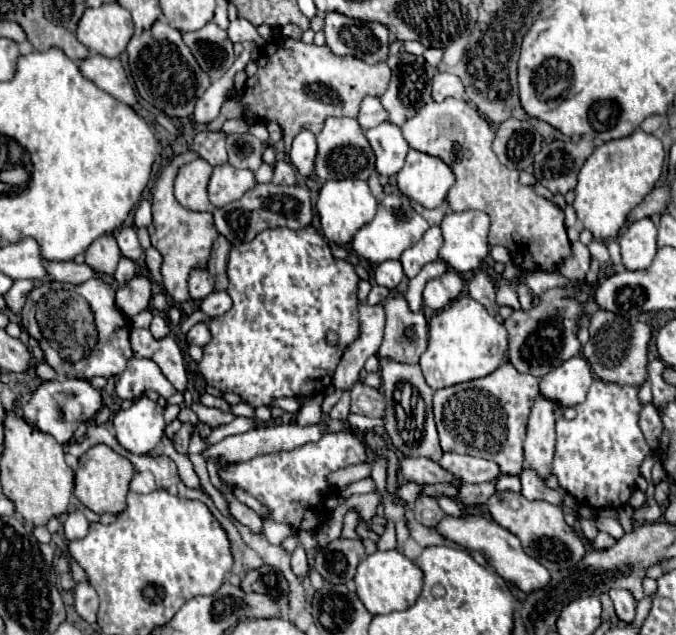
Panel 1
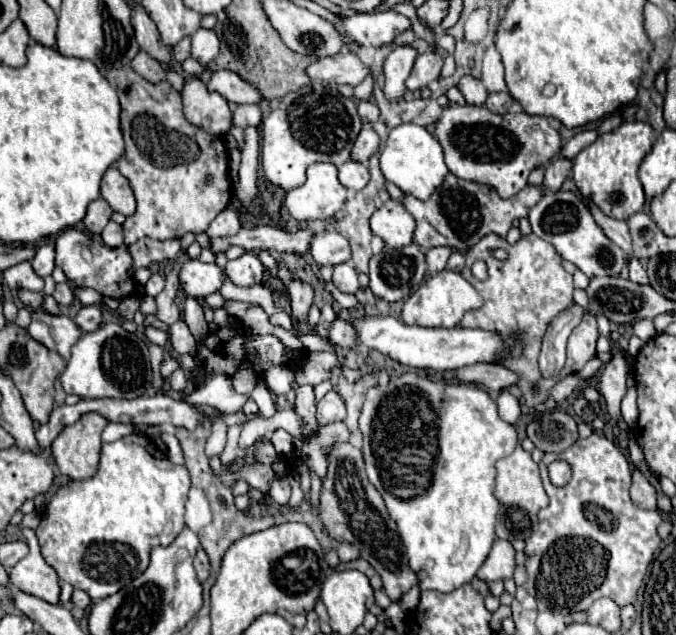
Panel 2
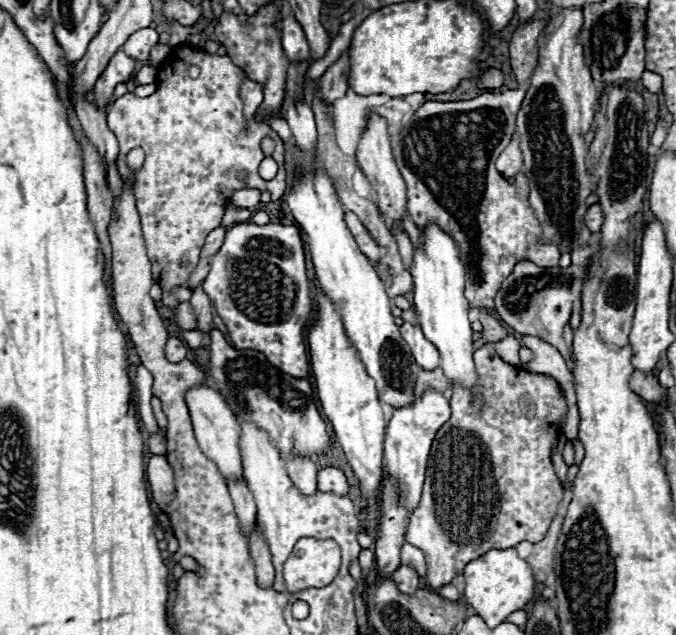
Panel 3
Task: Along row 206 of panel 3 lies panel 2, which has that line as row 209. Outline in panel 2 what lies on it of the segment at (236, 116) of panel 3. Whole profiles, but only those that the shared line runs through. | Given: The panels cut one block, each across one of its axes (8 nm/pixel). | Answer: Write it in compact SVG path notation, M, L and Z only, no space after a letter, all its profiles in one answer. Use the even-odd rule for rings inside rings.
M130 66L114 68L106 72L108 82L116 88L120 106L122 106L122 132L126 140L126 154L114 164L122 176L128 178L130 188L136 196L138 208L136 214L128 216L122 224L124 242L134 244L138 238L148 236L154 240L182 238L186 232L206 232L210 222L228 206L232 196L232 184L226 178L228 170L228 150L222 136L210 136L204 130L192 126L182 114L182 98L168 82L150 84ZM206 176L212 176L212 182L206 184Z

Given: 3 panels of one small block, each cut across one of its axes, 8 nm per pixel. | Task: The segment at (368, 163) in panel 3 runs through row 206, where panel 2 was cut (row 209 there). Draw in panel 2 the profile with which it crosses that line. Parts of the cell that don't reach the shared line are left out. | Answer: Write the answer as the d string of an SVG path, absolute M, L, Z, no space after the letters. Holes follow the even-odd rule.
M388 200L370 218L370 228L388 248L402 248L412 242L416 222L400 202Z

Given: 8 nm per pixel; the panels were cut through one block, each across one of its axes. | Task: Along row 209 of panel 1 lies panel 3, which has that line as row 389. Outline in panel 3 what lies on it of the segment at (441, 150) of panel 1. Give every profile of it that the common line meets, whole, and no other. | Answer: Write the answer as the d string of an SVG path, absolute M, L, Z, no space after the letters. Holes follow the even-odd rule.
M486 342L474 352L474 364L478 374L476 386L472 390L460 384L452 388L452 418L436 432L422 498L418 508L412 512L406 530L406 542L420 548L426 556L426 582L434 590L462 574L462 568L470 560L482 556L482 552L488 552L490 548L512 548L524 540L542 540L562 500L562 484L550 462L552 444L566 412L566 400L558 382L548 374L532 374L506 364L496 354L492 342Z

